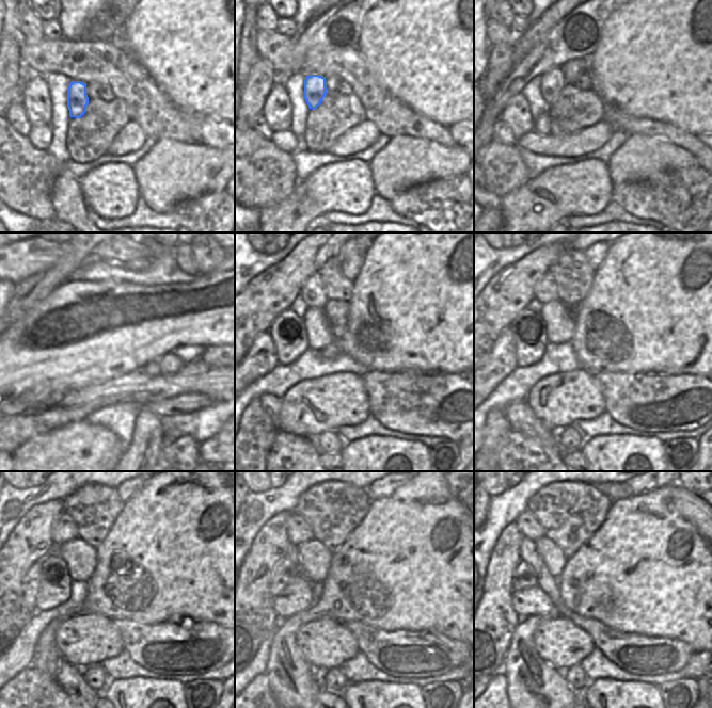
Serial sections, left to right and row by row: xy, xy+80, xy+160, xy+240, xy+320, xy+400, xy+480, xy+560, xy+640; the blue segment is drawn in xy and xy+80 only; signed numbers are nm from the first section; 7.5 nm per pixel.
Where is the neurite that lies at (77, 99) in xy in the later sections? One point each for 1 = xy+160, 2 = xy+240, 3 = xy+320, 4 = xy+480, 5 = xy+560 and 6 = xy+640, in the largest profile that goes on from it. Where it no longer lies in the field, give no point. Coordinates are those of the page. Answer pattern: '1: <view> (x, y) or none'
1: xy+160 (552, 82)
2: xy+240 (72, 308)
3: xy+320 (312, 294)
4: xy+480 (64, 529)
5: xy+560 (299, 531)
6: xy+640 (528, 526)

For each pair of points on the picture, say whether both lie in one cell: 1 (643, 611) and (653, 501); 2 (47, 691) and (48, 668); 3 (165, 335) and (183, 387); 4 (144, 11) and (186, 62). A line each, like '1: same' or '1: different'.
1: same
2: different
3: different
4: same

